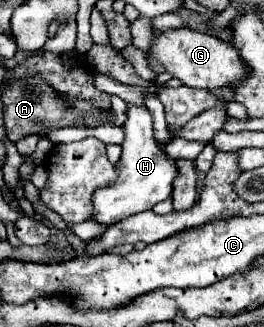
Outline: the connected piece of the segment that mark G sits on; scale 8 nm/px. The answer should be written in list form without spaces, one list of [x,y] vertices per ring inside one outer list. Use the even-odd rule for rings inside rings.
[[[178,27],[156,33],[150,43],[148,57],[160,61],[162,67],[172,77],[180,79],[188,87],[202,87],[202,89],[230,87],[246,75],[246,67],[242,65],[238,51],[230,43],[224,43],[222,39],[194,31],[190,27]]]

